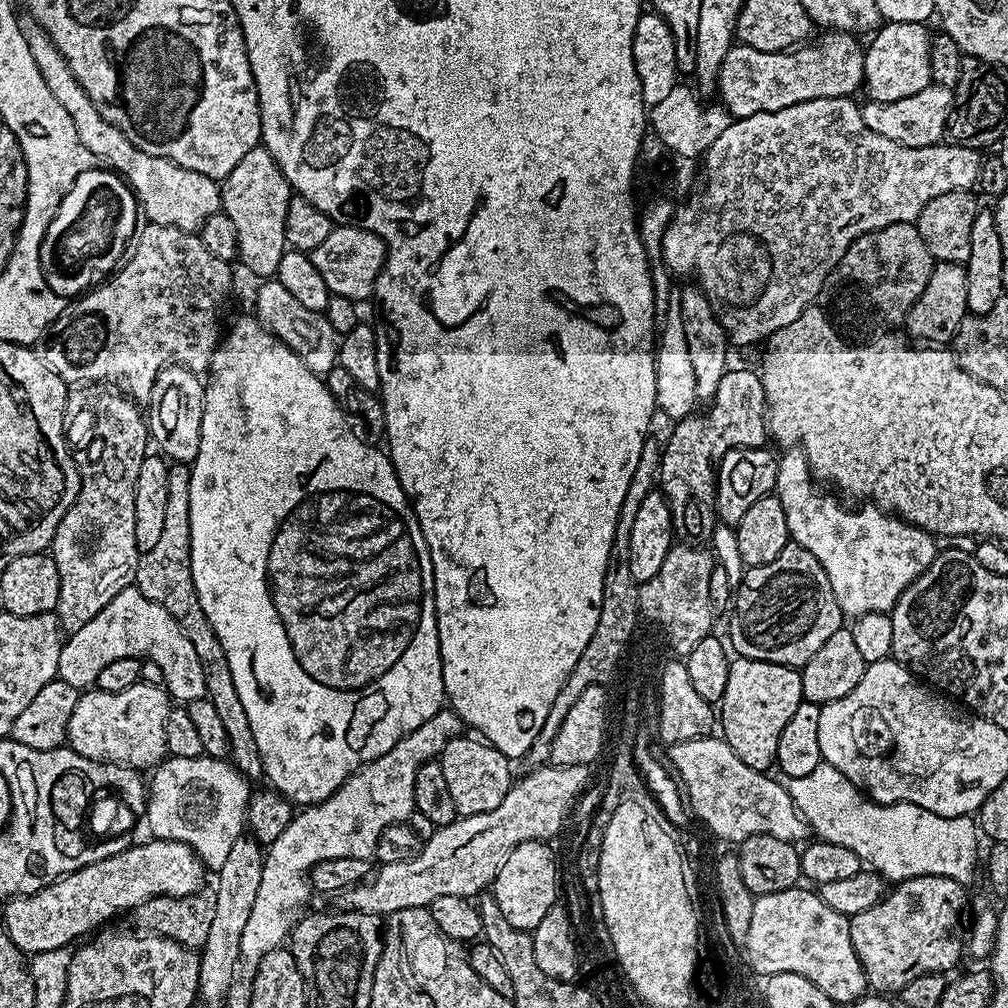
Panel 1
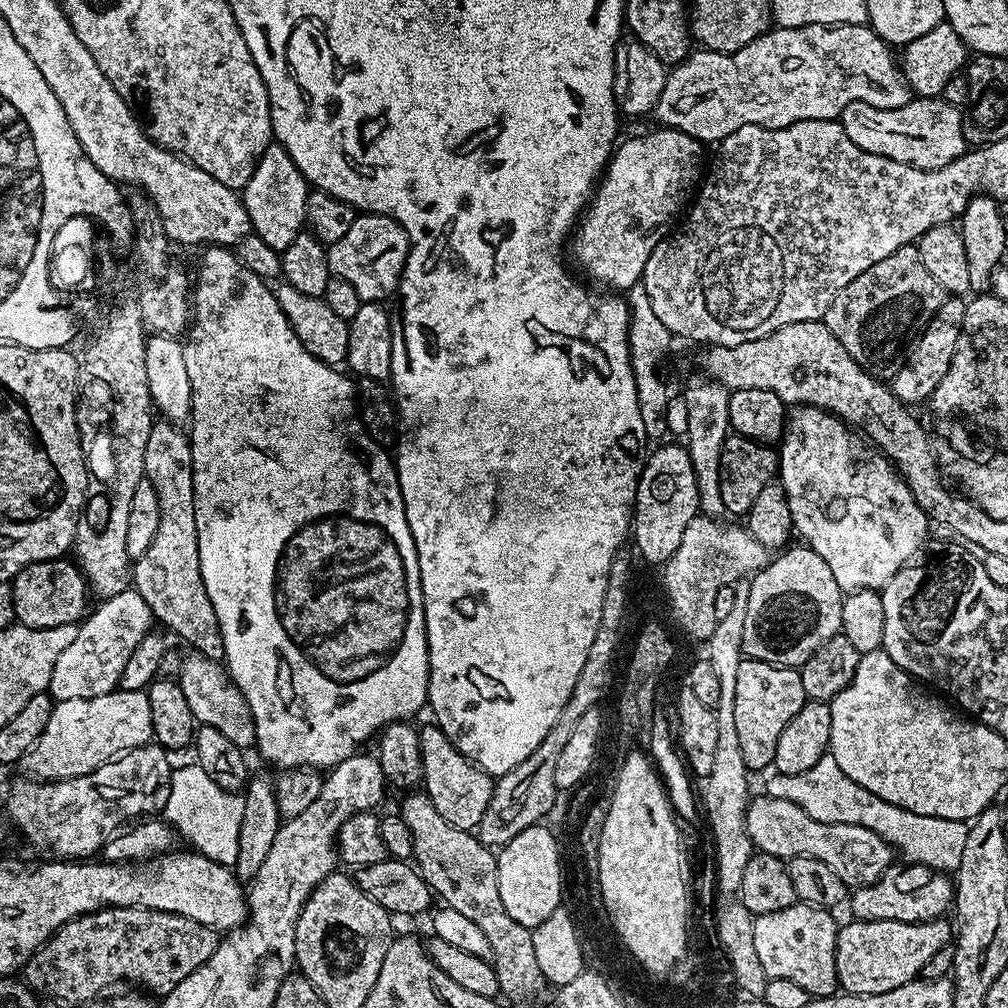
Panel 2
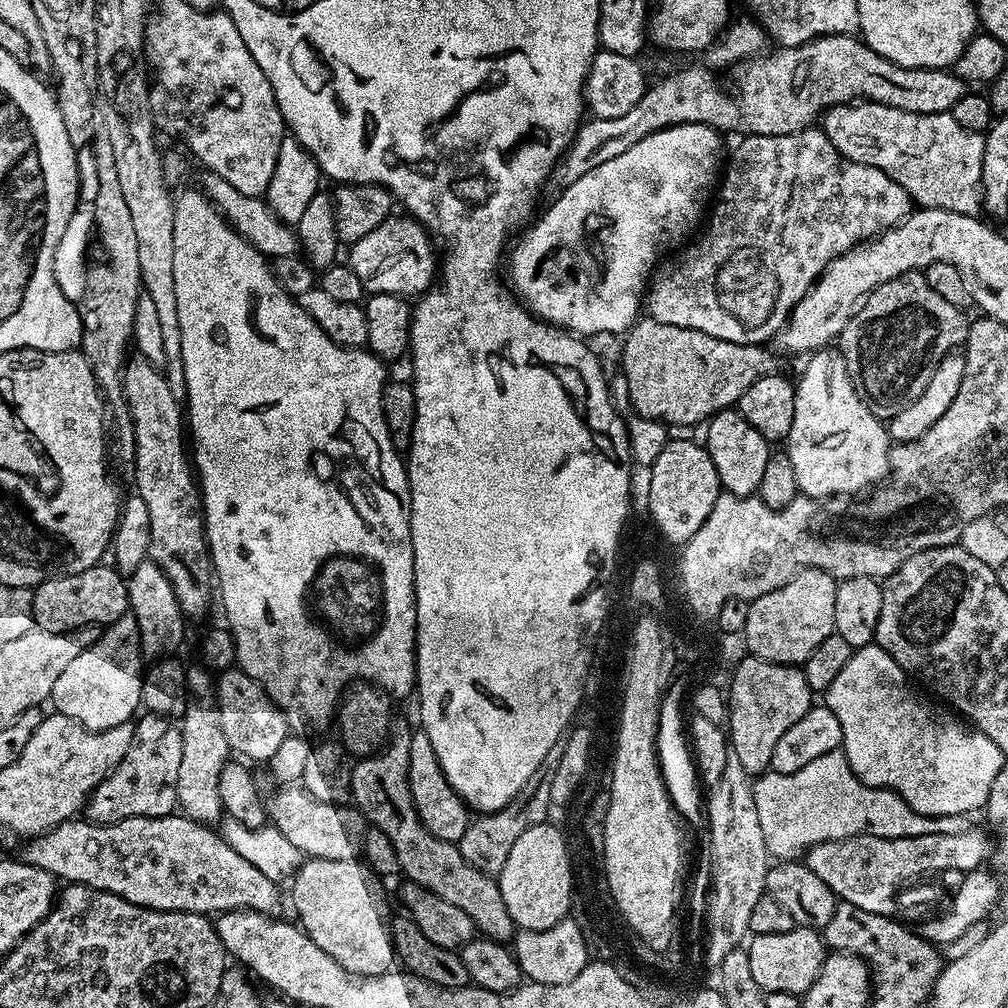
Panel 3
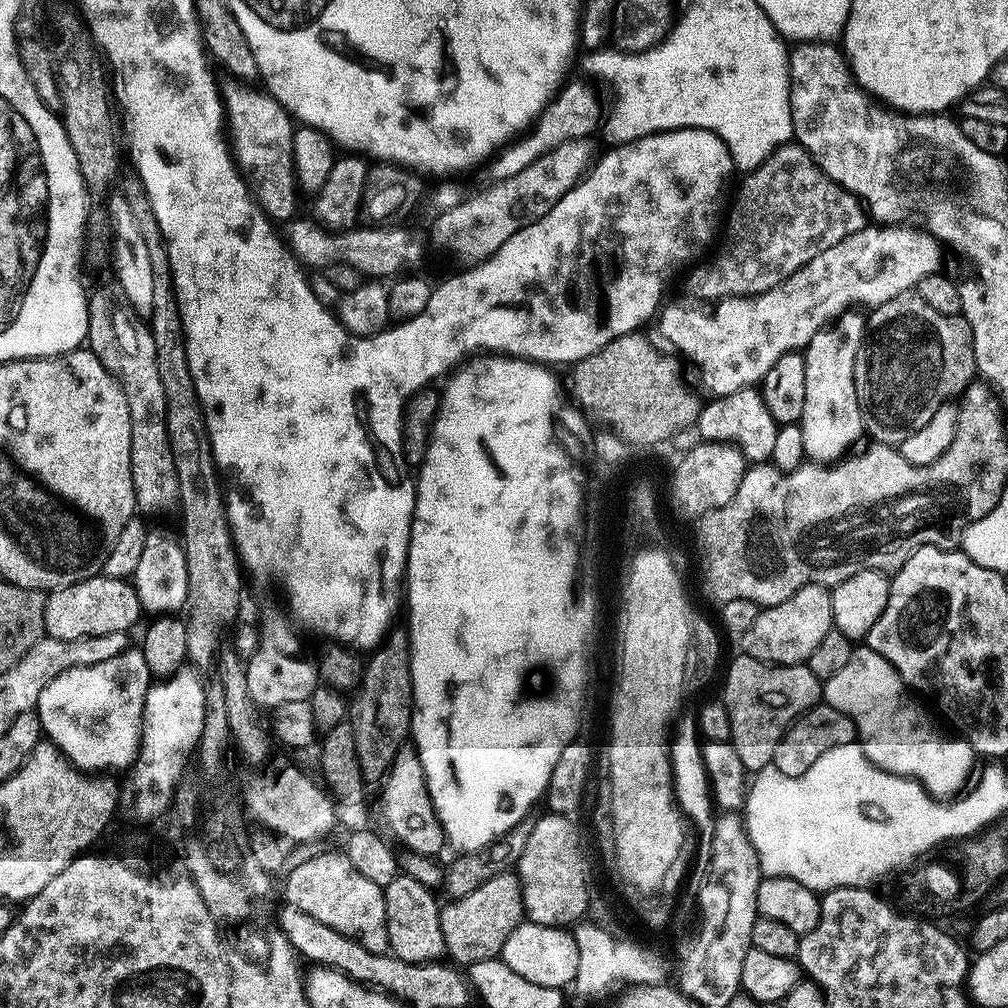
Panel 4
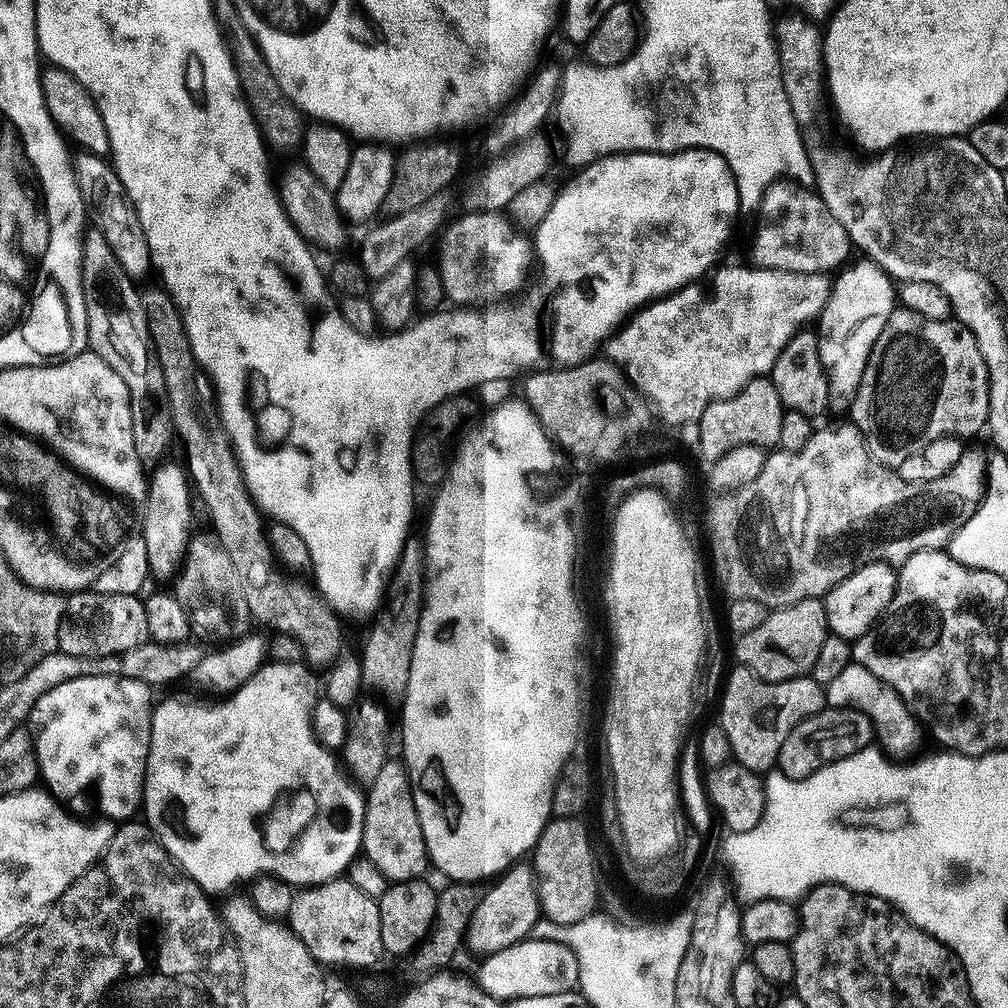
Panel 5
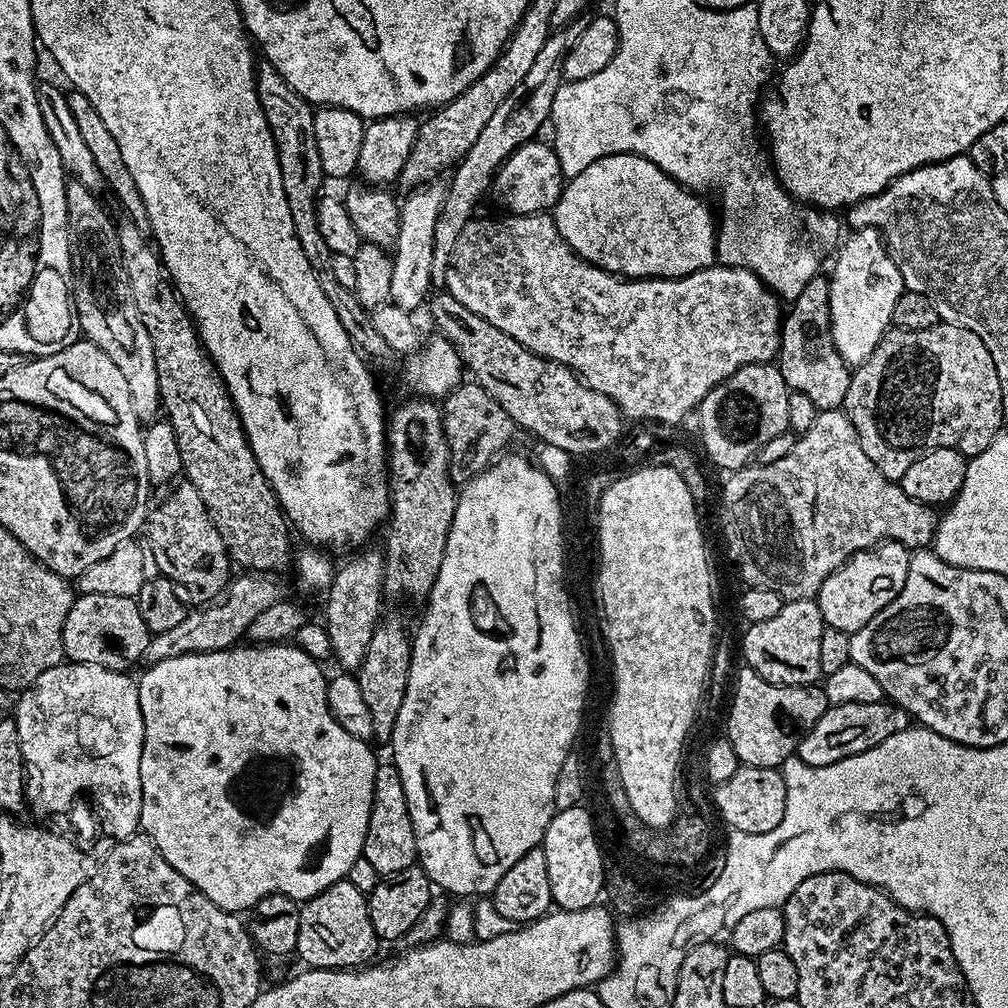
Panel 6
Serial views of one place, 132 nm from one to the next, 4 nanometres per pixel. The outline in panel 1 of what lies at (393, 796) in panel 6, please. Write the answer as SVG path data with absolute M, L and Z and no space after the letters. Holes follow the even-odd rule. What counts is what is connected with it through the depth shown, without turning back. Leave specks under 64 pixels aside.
M468 734L448 740L438 759L442 766L442 775L446 777L450 798L456 807L457 817L486 814L495 810L501 804L502 798L506 798L514 783L512 768L508 765L511 764L509 757L502 755L494 745Z

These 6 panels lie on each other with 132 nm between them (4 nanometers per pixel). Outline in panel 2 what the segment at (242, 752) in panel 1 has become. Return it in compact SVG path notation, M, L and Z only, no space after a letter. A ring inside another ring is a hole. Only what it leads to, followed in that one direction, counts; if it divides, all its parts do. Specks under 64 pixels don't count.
M172 422L153 423L150 430L150 442L146 442L146 458L144 474L154 486L154 494L158 494L158 534L154 534L154 542L150 542L150 550L135 561L132 569L132 584L138 594L152 607L153 617L165 624L169 633L181 636L191 651L201 652L206 658L223 661L224 643L222 630L218 626L218 614L214 614L214 605L210 603L210 594L206 594L206 586L202 582L202 570L198 562L198 522L194 510L194 478L192 477L192 441L185 429Z

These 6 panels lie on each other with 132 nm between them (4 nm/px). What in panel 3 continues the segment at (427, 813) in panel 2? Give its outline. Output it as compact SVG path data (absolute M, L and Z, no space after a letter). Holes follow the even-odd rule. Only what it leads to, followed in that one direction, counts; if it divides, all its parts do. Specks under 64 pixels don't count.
M404 728L396 730L378 754L357 759L352 764L351 803L359 808L371 827L382 830L382 834L390 838L394 854L398 854L400 872L408 875L405 877L411 883L438 894L438 898L446 898L446 902L458 906L458 910L466 910L487 939L511 941L514 925L506 910L506 902L502 902L499 883L482 870L470 866L456 844L430 834L418 818L414 798L408 789L412 732Z

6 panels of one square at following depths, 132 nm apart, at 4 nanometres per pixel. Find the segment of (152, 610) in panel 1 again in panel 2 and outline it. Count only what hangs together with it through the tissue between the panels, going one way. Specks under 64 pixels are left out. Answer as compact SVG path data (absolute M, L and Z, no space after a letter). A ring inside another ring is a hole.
M135 590L114 594L101 599L97 604L100 605L96 609L93 607L83 617L78 627L78 638L74 638L74 642L70 642L70 646L66 646L66 650L58 654L58 662L54 662L54 674L50 674L48 683L48 692L53 701L70 698L98 698L102 694L117 691L122 678L122 669L126 667L134 646L138 646L138 642L142 642L142 638L146 638L146 634L153 631L152 607L142 598L142 594L138 594ZM189 651L187 655L180 664L178 683L182 686L182 694L186 694L186 703L189 704L197 725L214 726L214 730L226 734L234 746L243 750L251 749L256 743L254 718L246 698L229 676L227 667L221 661L206 658L201 652Z

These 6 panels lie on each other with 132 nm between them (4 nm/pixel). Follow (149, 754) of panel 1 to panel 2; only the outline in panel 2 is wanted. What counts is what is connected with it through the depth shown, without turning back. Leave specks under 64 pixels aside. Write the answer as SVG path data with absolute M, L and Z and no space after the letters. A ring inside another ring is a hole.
M147 691L102 694L98 698L70 698L53 703L50 722L38 742L24 755L22 768L41 782L78 778L98 770L124 753L152 740Z

